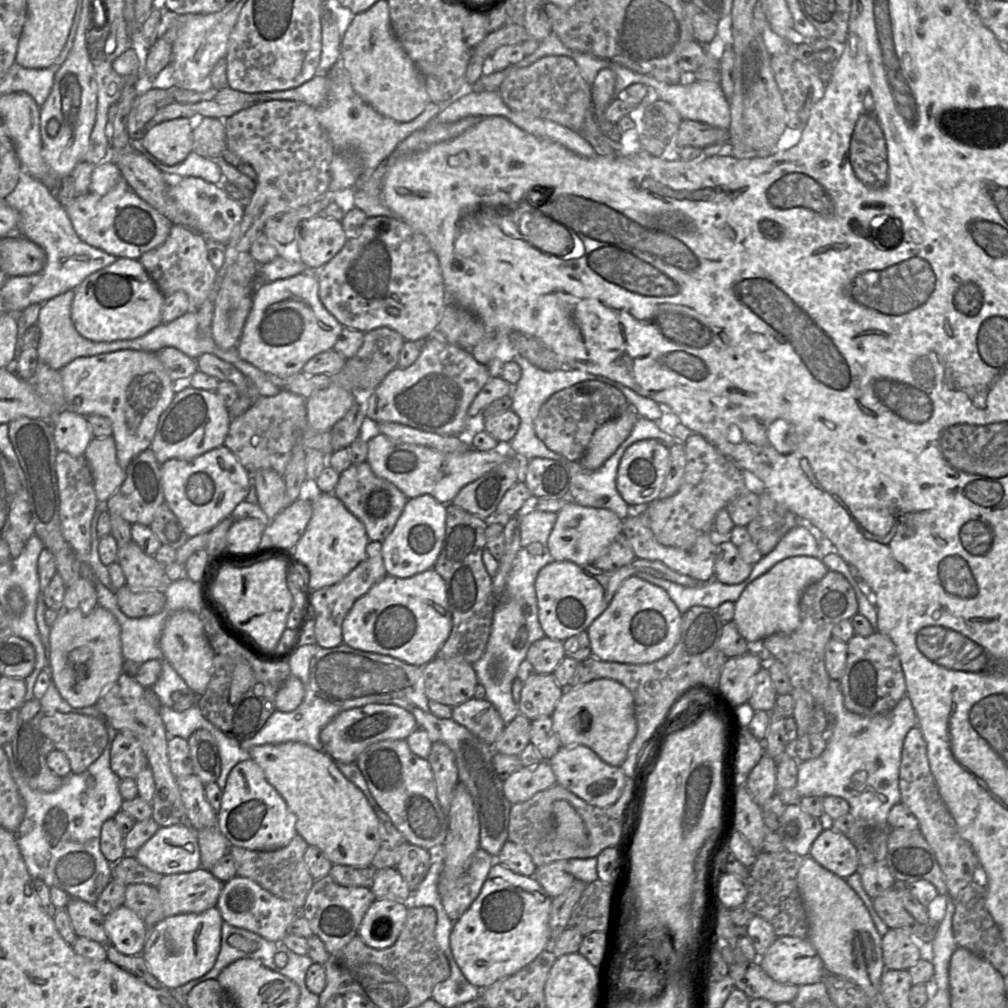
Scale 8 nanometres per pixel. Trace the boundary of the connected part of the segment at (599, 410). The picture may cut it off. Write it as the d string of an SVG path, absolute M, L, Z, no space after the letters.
M596 380L582 381L554 394L541 406L535 420L537 437L569 461L578 461L587 450L594 431L621 415L629 403L616 387Z

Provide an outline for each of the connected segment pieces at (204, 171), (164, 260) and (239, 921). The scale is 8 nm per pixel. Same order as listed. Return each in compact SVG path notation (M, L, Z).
M130 139L129 143L134 150L142 153L162 173L177 174L182 178L198 177L216 185L221 185L224 180L215 160L204 158L194 151L192 151L183 162L174 166L168 166L151 155L142 145L141 140Z
M173 225L166 241L145 252L138 261L164 296L183 291L189 297L190 311L197 311L214 286L218 272L208 258L209 243L199 232Z
M238 875L223 884L216 907L225 922L277 944L282 942L288 934L289 925L300 914L300 910L287 901L271 894L253 880Z

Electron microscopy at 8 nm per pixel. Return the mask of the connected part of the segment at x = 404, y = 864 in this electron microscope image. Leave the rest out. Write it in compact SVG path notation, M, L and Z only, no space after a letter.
M408 844L395 867L413 891L424 880L430 868L429 851L413 844Z

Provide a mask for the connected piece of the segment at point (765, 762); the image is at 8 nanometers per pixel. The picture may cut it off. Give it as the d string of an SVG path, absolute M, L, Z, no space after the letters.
M765 753L745 780L753 800L760 806L776 794L776 761Z

